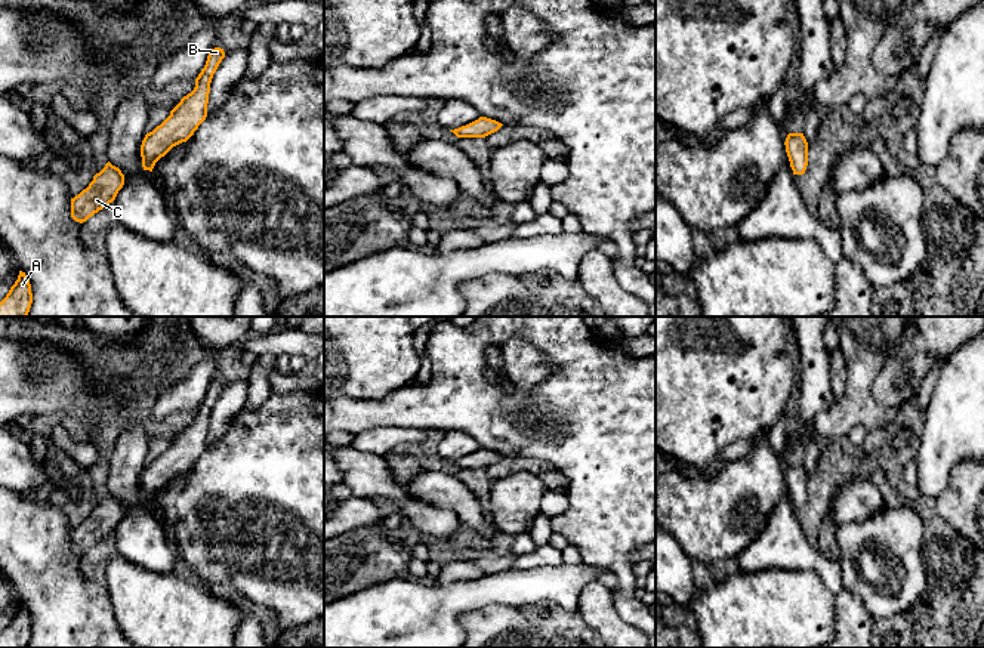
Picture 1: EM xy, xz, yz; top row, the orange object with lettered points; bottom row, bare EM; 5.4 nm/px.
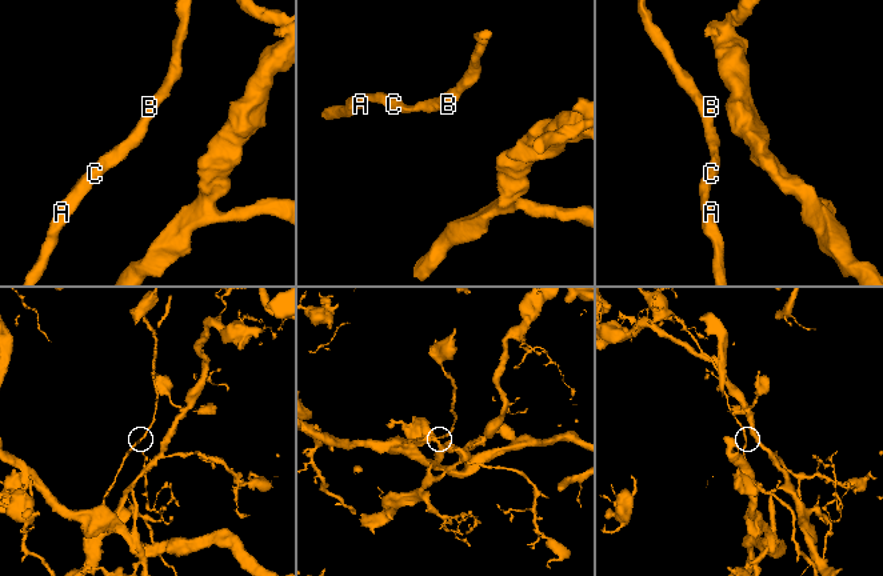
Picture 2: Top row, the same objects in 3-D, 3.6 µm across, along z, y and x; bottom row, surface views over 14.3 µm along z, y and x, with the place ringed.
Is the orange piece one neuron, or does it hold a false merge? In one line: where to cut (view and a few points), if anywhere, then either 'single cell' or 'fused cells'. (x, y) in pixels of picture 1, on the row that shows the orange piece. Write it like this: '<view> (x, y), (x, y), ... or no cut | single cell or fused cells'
yz (807, 148), (798, 154), (798, 166), (793, 170) | fused cells

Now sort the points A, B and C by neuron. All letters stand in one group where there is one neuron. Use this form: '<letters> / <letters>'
A C / B

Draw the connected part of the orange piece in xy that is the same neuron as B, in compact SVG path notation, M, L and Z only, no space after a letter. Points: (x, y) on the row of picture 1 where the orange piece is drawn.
M212 49L204 68L195 78L194 90L181 99L160 126L145 135L141 149L148 154L149 172L173 146L186 142L206 120L210 83L223 58L223 49Z

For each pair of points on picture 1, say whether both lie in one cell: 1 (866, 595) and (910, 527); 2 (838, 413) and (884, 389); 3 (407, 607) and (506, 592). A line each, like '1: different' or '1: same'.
1: same
2: different
3: same

